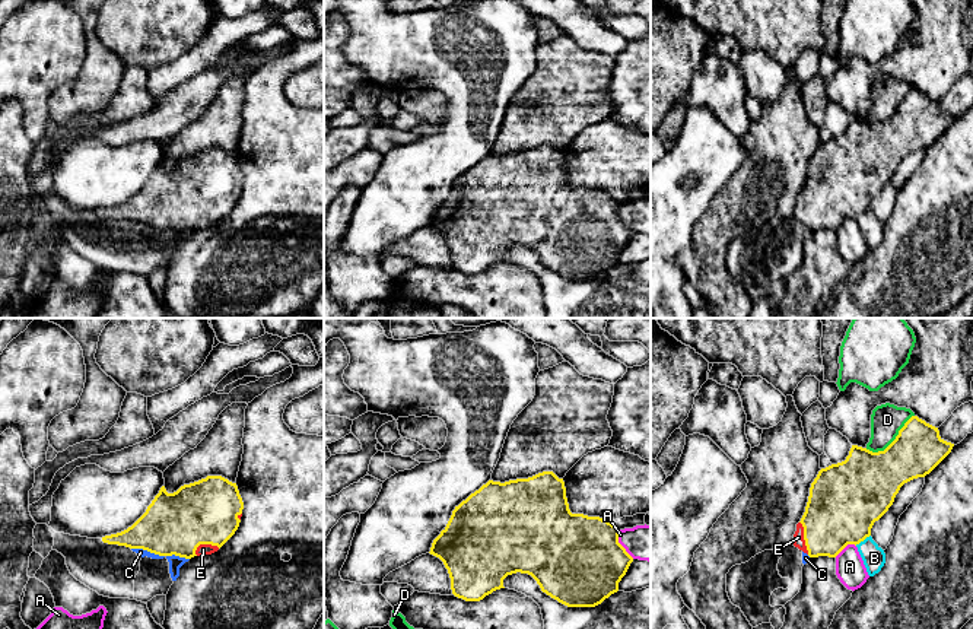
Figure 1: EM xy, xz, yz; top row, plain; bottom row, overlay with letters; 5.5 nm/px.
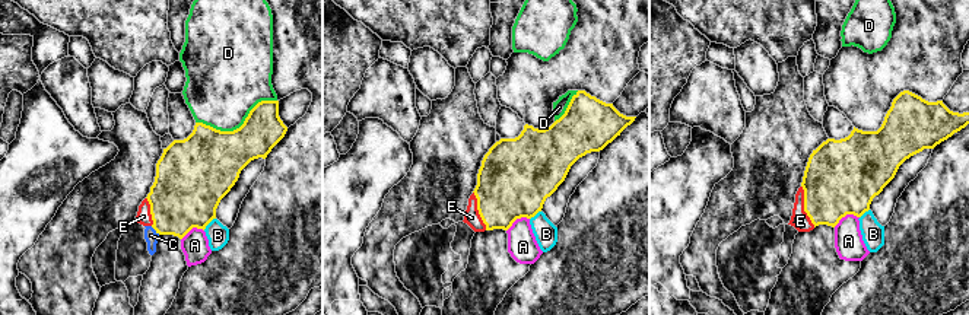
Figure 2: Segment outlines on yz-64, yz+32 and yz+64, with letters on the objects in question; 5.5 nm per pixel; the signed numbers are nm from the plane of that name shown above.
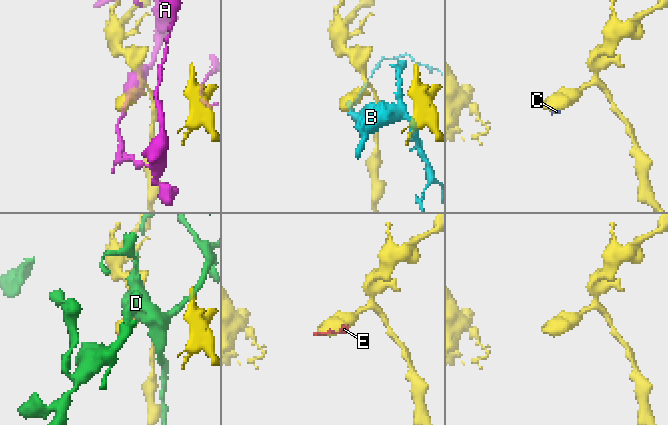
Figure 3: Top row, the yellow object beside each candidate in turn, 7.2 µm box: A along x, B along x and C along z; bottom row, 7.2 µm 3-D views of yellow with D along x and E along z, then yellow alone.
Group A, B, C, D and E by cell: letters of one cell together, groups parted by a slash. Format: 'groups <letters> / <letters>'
groups A / B / C / D / E

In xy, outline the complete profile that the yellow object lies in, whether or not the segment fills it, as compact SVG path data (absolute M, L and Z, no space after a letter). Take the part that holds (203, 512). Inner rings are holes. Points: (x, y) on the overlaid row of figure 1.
M207 476L174 493L162 486L131 527L102 537L102 541L159 556L212 555L235 534L242 509L236 483L222 476Z

